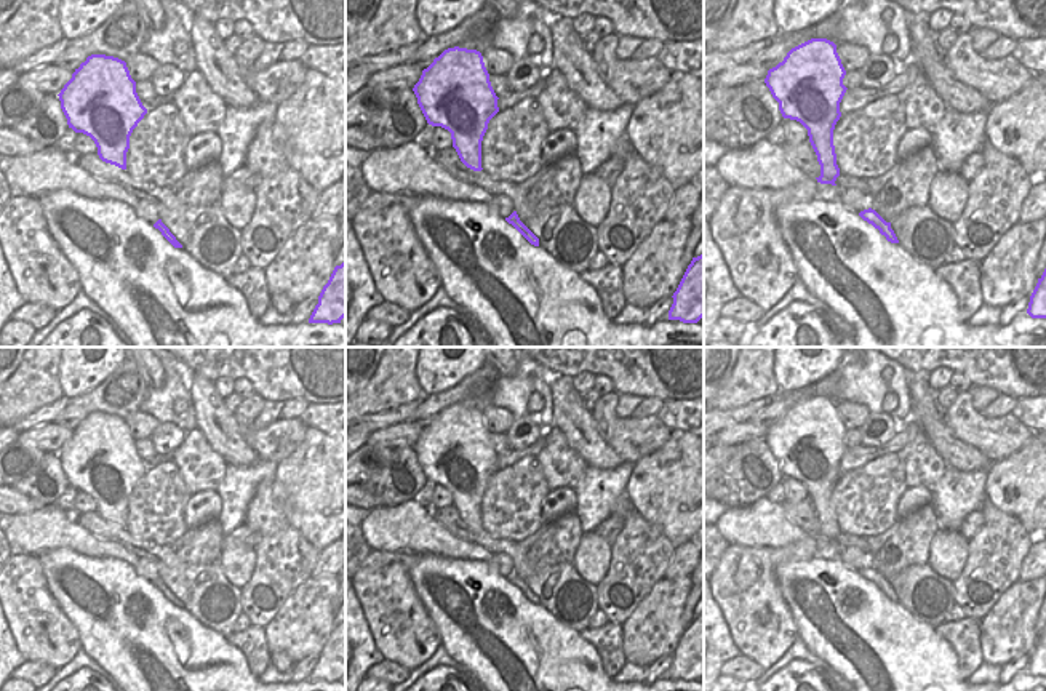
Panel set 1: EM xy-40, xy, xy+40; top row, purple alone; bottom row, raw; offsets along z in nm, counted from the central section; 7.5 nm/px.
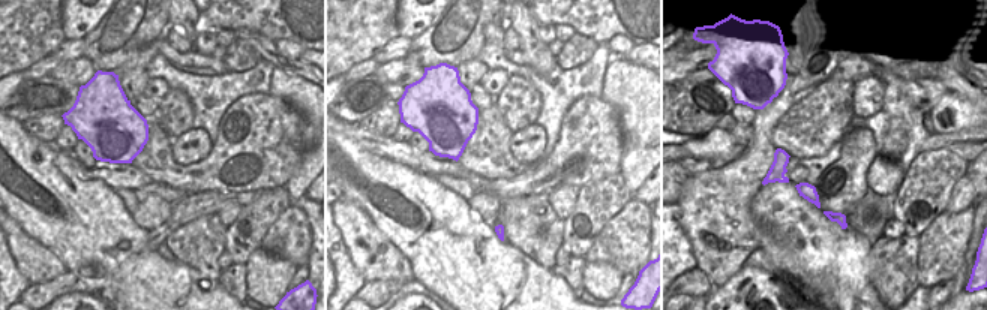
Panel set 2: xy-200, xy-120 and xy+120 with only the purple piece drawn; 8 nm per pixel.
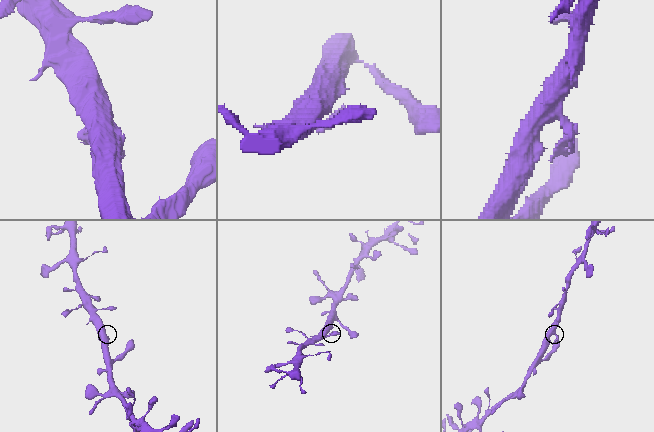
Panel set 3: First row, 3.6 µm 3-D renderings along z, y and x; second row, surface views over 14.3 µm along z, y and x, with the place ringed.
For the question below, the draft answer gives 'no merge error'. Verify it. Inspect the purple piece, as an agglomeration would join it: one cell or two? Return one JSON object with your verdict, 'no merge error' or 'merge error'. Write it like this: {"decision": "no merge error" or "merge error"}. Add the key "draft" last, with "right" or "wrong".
{"decision": "no merge error", "draft": "right"}

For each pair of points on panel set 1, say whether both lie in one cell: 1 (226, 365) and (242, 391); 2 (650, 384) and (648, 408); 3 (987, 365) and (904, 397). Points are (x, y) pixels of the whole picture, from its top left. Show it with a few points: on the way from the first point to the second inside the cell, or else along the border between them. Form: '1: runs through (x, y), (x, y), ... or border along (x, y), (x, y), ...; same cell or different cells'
1: border along (235, 379), (247, 378), (255, 392); different cells
2: border along (642, 397), (658, 397), (662, 402); different cells
3: border along (898, 363), (906, 371), (906, 386), (912, 402); different cells

